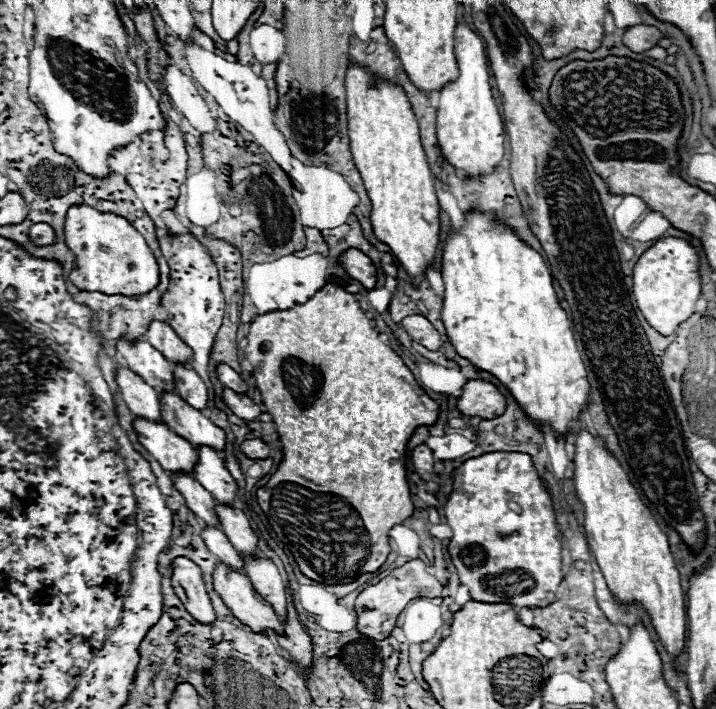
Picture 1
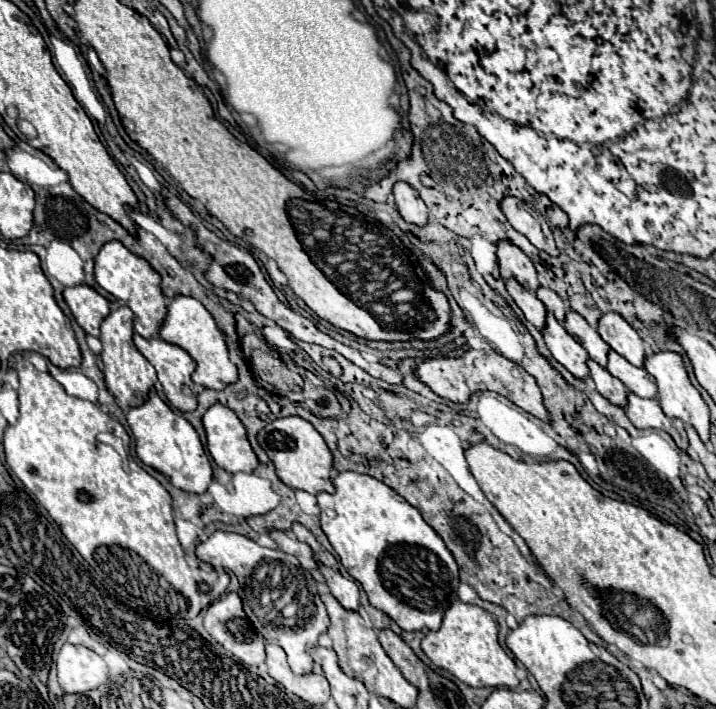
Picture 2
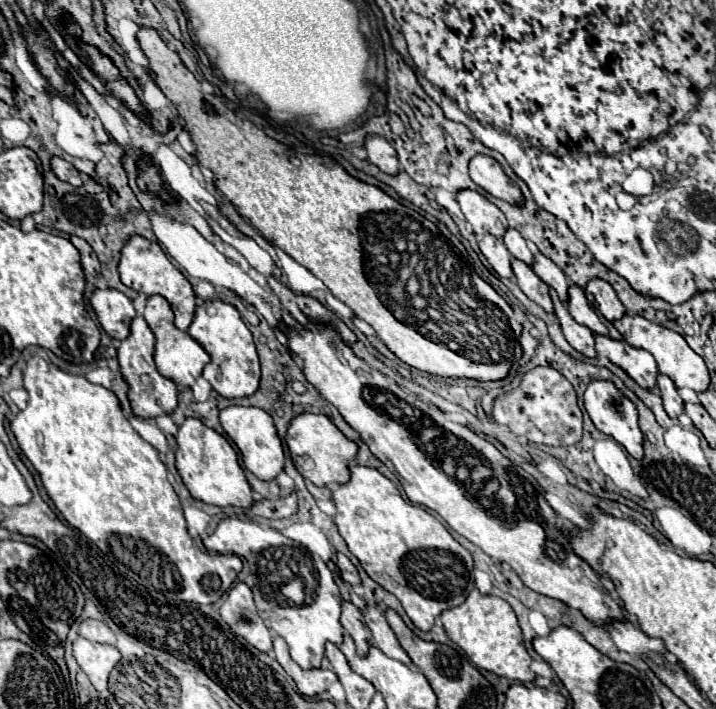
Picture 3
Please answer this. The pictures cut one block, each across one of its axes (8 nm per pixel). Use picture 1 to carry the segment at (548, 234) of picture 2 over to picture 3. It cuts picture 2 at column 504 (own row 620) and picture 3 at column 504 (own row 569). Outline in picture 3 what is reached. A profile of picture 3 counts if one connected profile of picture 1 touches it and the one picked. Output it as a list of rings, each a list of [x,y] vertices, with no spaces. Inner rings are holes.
[[[476,154],[468,164],[468,172],[474,184],[484,188],[488,194],[502,198],[506,202],[512,202],[512,204],[522,202],[520,188],[504,174],[502,166],[492,156]]]

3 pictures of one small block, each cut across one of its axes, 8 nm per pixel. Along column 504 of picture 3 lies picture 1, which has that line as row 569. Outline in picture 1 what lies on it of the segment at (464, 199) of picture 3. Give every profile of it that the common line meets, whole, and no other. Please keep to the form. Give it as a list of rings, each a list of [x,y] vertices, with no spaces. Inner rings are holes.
[[[220,564],[214,572],[214,590],[232,610],[232,614],[240,618],[240,622],[244,622],[246,626],[252,626],[252,630],[272,630],[280,636],[286,636],[284,626],[274,614],[272,606],[254,590],[246,576],[234,572],[226,564]]]

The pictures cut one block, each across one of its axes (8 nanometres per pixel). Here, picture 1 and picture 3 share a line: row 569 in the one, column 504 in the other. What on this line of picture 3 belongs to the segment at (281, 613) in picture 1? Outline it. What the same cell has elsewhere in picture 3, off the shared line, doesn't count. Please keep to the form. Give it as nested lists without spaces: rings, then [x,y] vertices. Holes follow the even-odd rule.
[[[484,234],[482,240],[478,242],[482,254],[486,256],[486,260],[490,262],[490,266],[496,270],[498,276],[502,278],[512,278],[512,268],[510,268],[510,252],[504,246],[504,242],[492,234]]]

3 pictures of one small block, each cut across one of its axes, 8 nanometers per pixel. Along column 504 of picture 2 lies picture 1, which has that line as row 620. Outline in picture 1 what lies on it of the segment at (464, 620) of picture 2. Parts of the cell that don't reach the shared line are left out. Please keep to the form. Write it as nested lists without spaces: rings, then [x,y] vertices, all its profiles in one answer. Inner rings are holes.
[[[586,428],[576,434],[574,488],[584,506],[582,526],[586,542],[608,588],[620,602],[640,602],[648,610],[660,642],[670,654],[678,656],[678,650],[686,644],[686,602],[668,536],[660,530],[650,508],[640,500],[618,458],[606,448],[602,438],[592,436]]]

